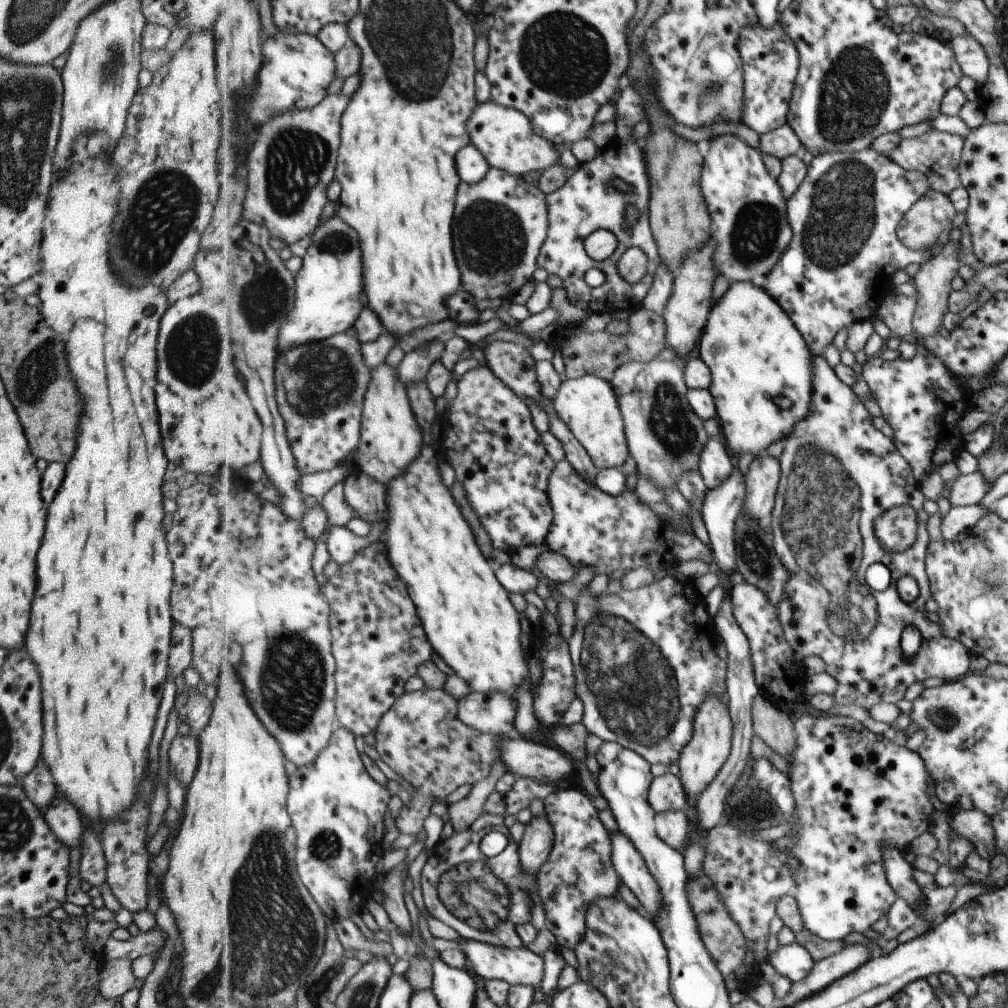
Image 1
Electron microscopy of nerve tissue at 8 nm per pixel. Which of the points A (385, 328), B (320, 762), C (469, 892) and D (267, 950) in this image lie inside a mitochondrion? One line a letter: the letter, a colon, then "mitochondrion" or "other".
A: other
B: other
C: mitochondrion
D: mitochondrion

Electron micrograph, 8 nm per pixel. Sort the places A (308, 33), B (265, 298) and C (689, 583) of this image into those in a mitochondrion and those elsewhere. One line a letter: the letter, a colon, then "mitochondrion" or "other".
A: other
B: mitochondrion
C: other

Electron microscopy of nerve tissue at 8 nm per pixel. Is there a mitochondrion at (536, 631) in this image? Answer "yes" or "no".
no

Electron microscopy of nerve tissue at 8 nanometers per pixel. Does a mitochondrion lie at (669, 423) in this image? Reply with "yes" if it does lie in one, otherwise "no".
yes

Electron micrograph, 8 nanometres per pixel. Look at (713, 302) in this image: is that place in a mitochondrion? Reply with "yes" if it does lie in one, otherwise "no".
no

